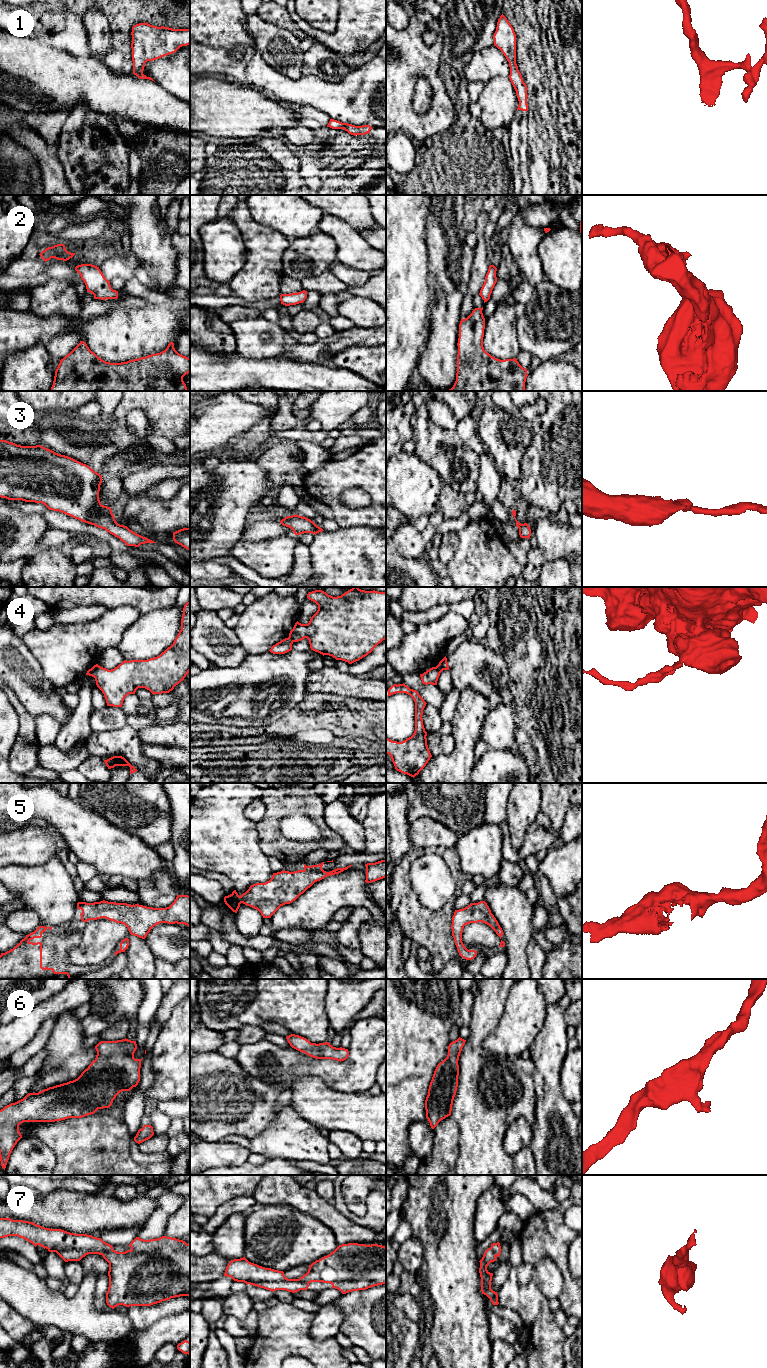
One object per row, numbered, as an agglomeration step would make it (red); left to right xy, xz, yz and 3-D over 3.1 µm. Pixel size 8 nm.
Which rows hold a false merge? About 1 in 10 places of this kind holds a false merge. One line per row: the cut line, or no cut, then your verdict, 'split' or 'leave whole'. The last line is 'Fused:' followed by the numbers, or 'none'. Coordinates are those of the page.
1: no cut | leave whole
2: no cut | leave whole
3: no cut | leave whole
4: xz (288, 637), (293, 641) | split
5: no cut | leave whole
6: no cut | leave whole
7: no cut | leave whole
Fused: 4

